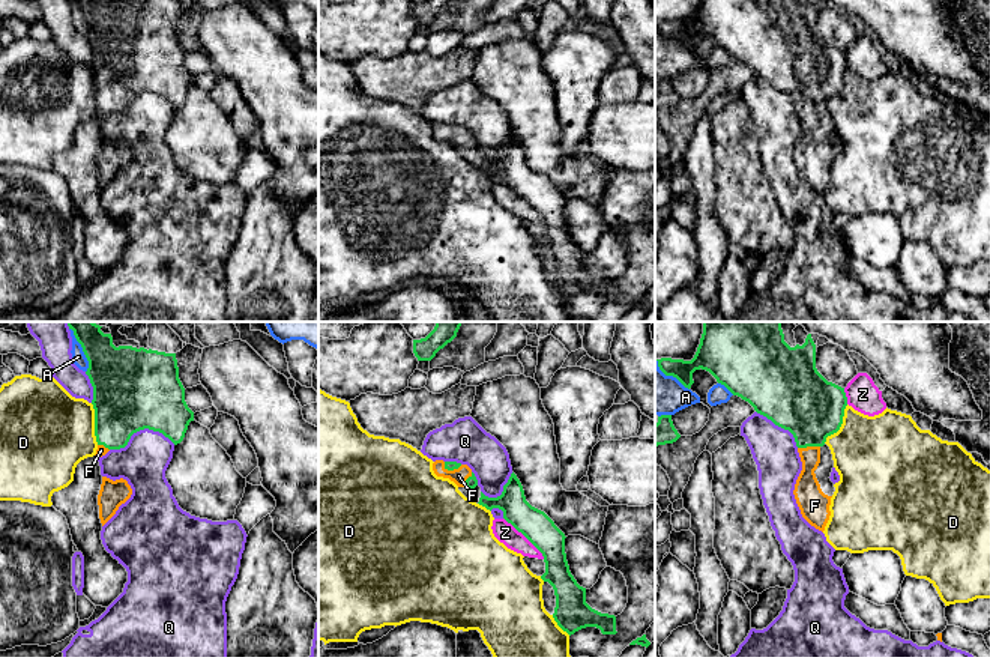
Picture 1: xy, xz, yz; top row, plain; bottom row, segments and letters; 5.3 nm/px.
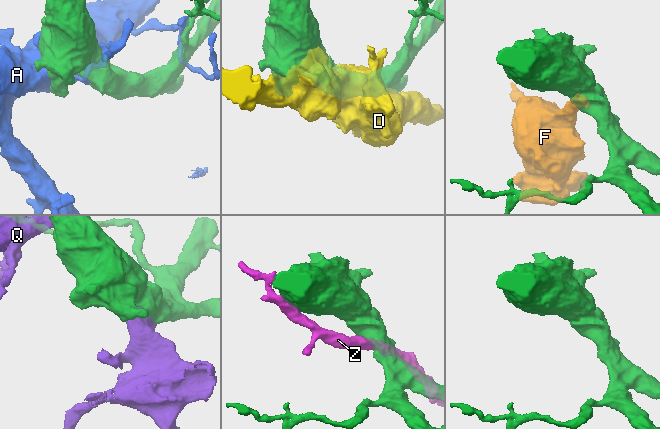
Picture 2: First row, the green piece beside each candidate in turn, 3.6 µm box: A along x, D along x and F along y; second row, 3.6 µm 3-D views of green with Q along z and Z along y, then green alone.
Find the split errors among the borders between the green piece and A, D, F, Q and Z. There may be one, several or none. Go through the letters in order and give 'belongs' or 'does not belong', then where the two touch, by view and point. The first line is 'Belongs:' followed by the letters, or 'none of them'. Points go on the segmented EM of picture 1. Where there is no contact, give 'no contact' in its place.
Belongs: F
A: does not belong; meets green in xy at (83, 351)
D: does not belong; meets green in yz at (840, 426)
F: belongs; meets green in yz at (808, 445)
Q: does not belong; meets green in xy at (140, 429)
Z: does not belong; meets green in xz at (525, 535)

